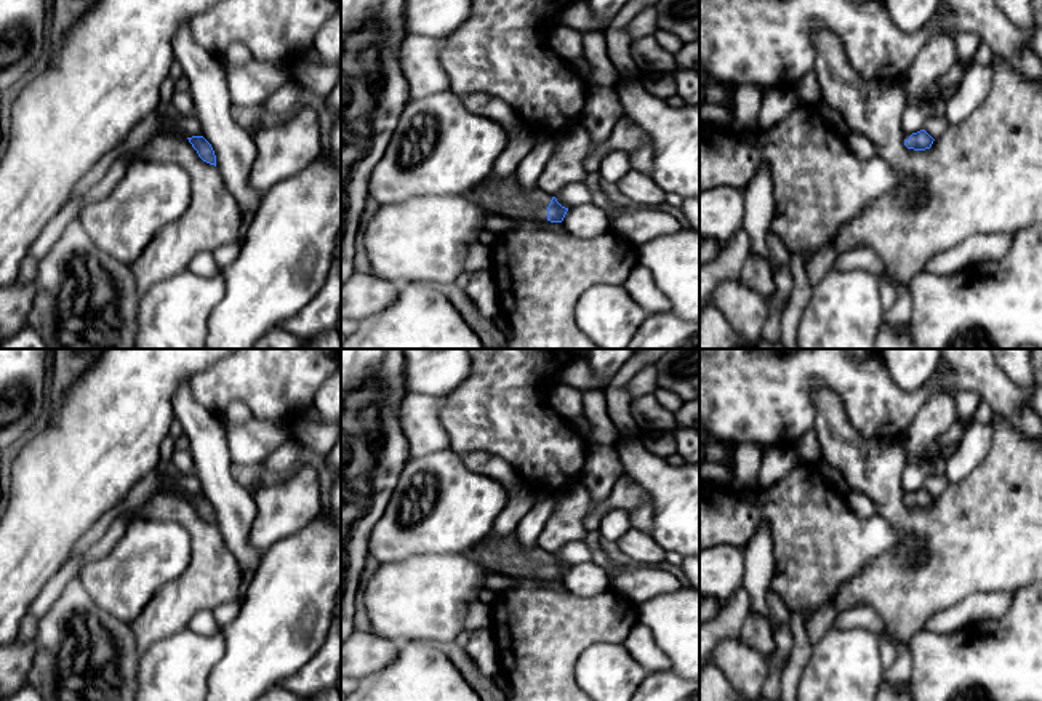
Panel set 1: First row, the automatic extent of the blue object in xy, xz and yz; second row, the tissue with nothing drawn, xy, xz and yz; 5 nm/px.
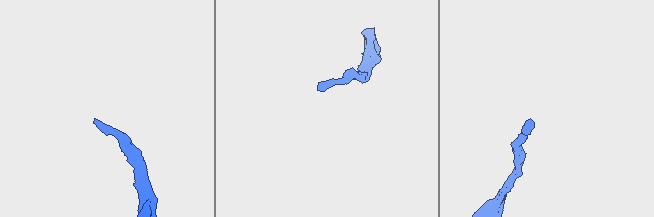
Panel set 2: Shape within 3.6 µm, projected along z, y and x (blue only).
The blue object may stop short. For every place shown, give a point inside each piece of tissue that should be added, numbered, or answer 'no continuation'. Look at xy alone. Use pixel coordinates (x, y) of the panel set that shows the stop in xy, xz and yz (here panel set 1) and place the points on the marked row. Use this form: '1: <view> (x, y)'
no continuation

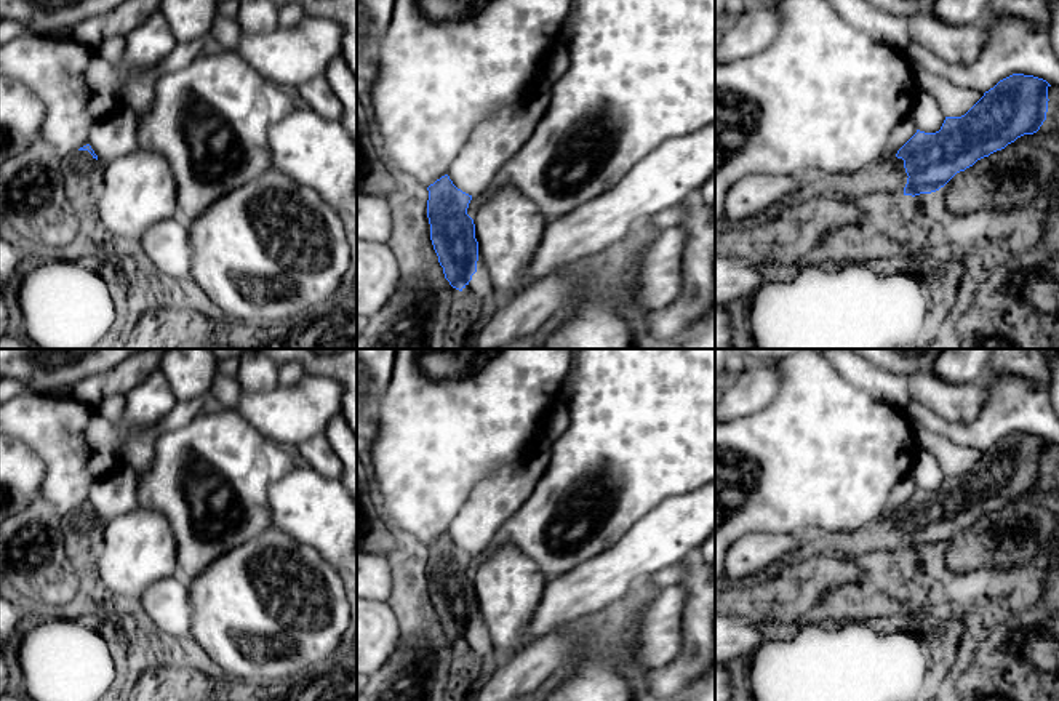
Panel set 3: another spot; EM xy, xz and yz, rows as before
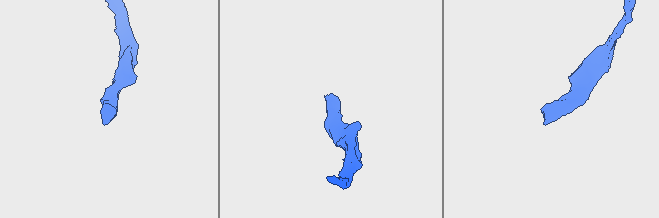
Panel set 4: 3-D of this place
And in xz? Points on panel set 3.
no continuation

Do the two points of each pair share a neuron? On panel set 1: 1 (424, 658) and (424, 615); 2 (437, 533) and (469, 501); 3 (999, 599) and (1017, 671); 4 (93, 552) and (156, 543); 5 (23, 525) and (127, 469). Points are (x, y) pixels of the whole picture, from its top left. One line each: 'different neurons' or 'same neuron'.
1: different neurons
2: same neuron
3: different neurons
4: different neurons
5: same neuron

